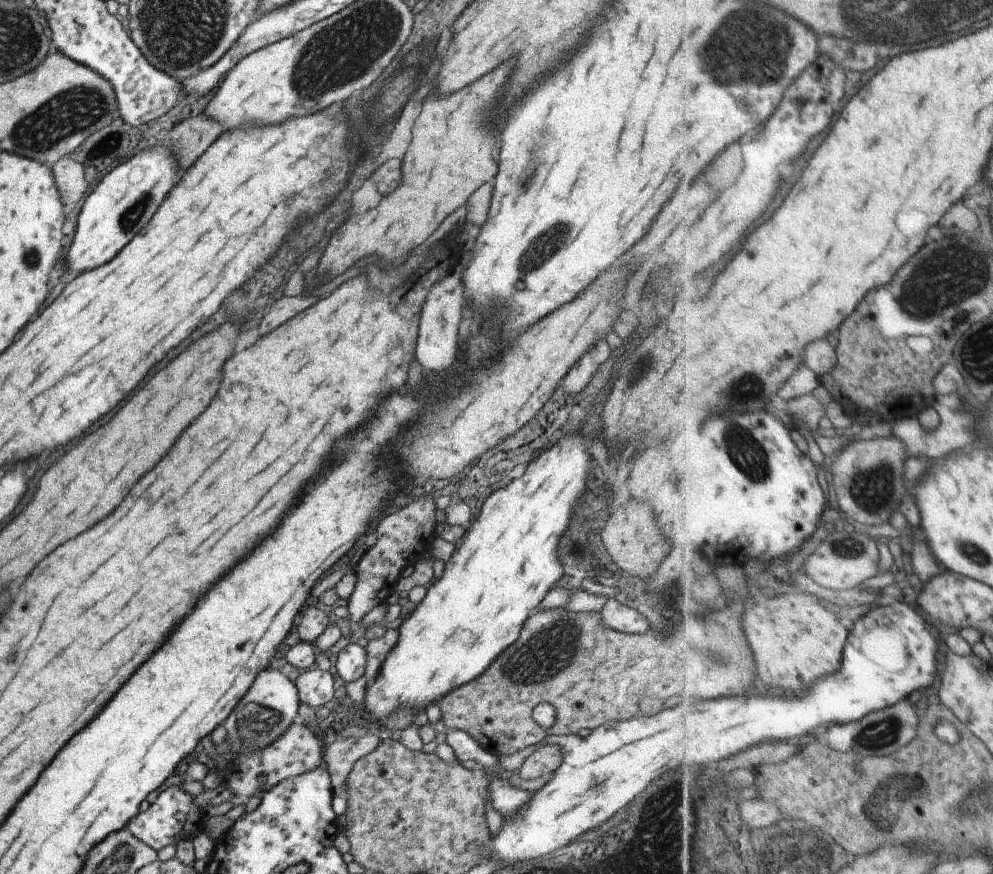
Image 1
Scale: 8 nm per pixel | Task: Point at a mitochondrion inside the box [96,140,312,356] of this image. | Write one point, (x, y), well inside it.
(129, 218)

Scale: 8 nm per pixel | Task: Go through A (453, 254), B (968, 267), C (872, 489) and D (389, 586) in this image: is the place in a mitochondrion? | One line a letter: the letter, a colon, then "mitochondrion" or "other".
A: other
B: mitochondrion
C: mitochondrion
D: other

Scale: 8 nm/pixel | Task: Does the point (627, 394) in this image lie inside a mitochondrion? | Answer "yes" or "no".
yes

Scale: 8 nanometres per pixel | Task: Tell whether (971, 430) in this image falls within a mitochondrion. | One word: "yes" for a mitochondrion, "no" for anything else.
no

